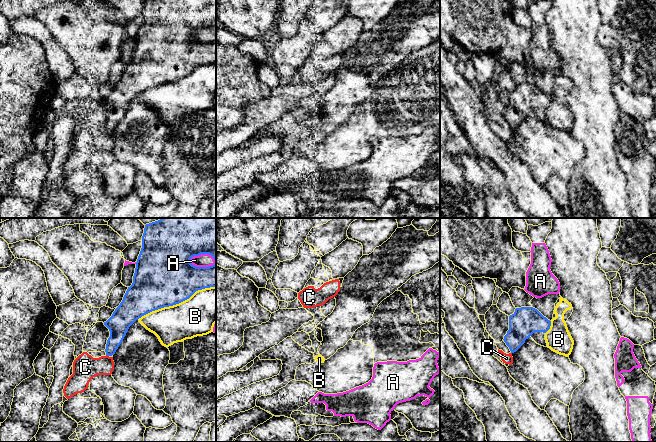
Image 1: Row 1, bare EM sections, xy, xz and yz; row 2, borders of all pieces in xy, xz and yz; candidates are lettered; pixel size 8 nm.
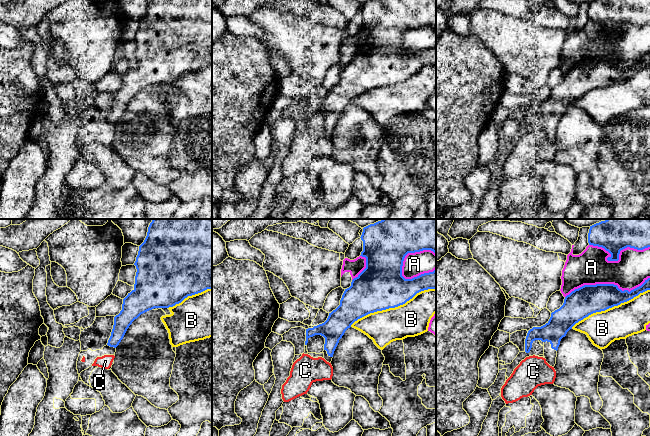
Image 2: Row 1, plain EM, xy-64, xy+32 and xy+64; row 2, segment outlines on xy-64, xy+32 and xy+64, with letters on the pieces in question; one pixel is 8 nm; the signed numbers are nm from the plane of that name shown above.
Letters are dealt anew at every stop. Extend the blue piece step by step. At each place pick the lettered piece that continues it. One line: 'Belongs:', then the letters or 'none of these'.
Belongs: none of these

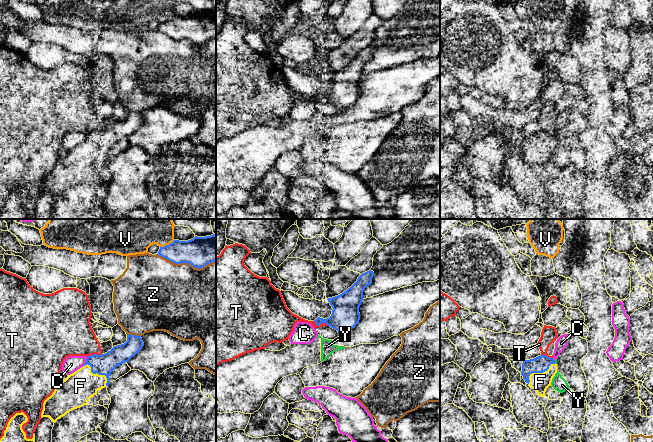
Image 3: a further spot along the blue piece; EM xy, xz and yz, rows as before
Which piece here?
Belongs: F

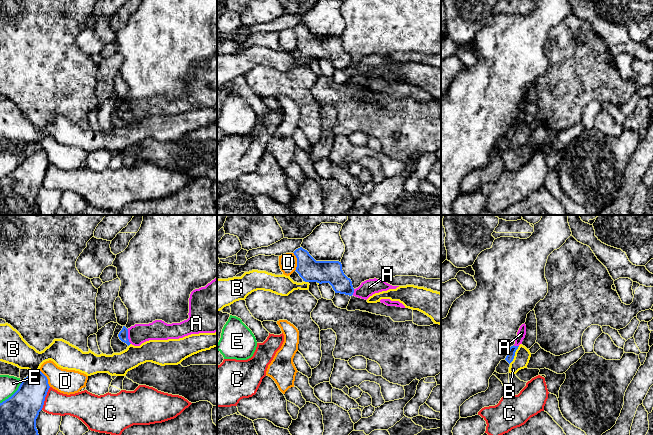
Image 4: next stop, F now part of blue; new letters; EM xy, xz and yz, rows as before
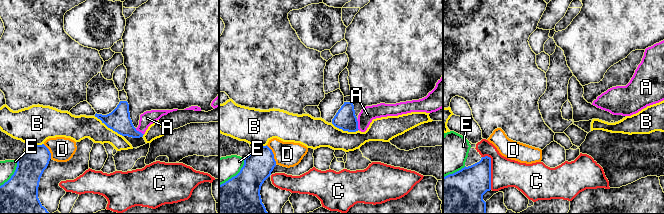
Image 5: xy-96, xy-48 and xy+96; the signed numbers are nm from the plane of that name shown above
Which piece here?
Belongs: A

